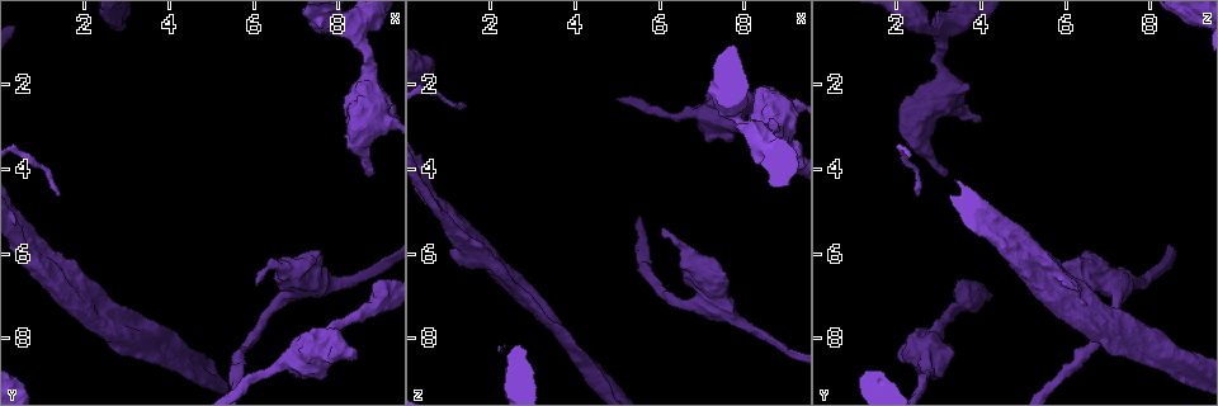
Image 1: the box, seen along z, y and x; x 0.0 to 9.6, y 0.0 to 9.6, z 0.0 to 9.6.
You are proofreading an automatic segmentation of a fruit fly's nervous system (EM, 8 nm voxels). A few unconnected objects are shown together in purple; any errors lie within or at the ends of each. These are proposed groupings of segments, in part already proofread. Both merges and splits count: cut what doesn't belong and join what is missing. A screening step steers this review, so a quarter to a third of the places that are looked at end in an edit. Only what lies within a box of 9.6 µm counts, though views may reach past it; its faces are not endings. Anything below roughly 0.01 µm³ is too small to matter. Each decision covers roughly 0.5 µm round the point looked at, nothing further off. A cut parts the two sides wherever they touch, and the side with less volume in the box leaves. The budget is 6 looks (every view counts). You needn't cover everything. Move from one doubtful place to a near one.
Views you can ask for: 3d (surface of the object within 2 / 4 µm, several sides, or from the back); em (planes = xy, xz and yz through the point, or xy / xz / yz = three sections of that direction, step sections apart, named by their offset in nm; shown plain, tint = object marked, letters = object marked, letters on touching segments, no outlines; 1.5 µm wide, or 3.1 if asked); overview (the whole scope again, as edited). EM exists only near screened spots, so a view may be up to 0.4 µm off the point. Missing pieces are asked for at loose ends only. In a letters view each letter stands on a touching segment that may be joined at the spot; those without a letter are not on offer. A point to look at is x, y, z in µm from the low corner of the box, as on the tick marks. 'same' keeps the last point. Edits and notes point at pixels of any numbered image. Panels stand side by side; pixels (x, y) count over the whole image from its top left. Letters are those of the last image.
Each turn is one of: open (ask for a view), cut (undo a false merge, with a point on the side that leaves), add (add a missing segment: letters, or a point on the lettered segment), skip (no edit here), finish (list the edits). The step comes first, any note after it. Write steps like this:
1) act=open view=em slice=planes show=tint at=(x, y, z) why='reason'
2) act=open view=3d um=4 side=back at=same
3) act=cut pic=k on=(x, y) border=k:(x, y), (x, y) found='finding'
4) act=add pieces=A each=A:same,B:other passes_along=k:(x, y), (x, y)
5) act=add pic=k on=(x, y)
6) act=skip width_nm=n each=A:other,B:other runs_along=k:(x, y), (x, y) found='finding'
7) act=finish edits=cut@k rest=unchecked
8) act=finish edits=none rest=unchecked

act=open view=em slice=xz step=8 show=letters at=(1.05, 6.80, 6.00)

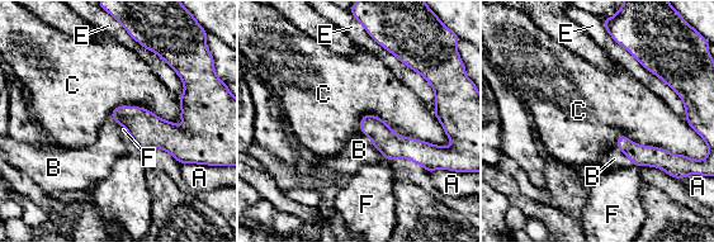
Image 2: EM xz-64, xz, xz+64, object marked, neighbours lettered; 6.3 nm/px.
act=open view=em slice=planes show=letters at=same

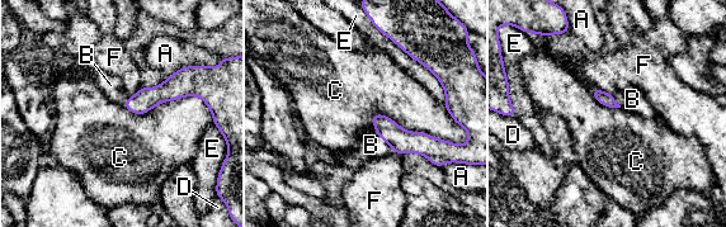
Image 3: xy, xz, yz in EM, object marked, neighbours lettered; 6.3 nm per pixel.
act=add pieces=B longest_contact=E:700nm each=A:other,B:same,C:other,D:other,E:other,F:other passes_along=3:(402, 141), (383, 140), (371, 145) found='it goes on there'

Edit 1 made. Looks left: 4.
act=open view=overview

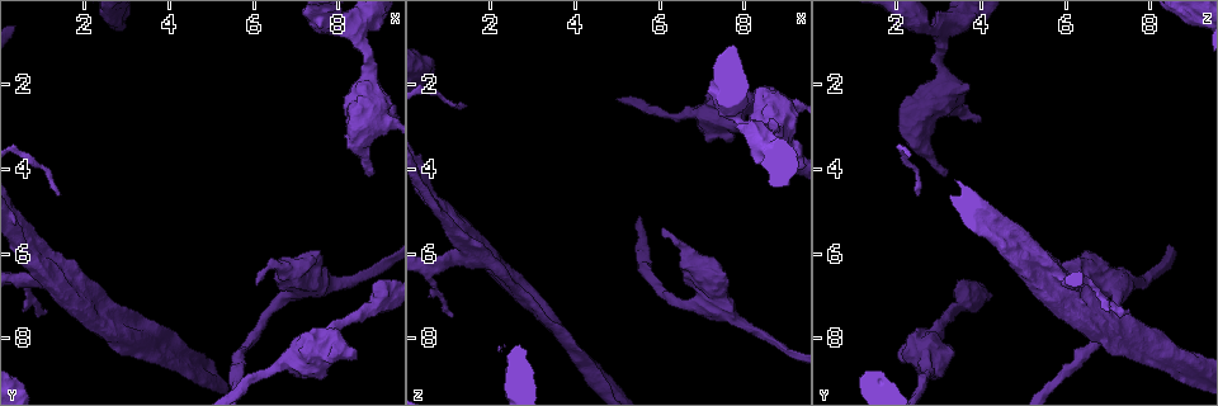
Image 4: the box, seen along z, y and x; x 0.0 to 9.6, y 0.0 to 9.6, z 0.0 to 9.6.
act=open view=3d um=4 side=back at=(2.45, 7.80, 6.60) why='sharp bend'

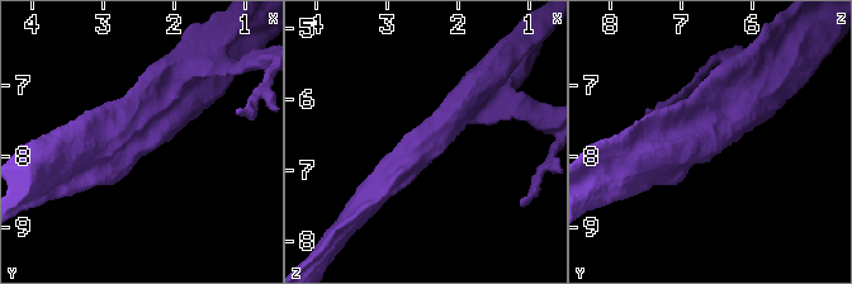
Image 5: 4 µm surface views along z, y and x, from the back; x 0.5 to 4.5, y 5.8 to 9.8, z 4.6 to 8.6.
act=open view=em slice=planes show=letters at=(2.50, 7.75, 6.60) why='need the tissue'

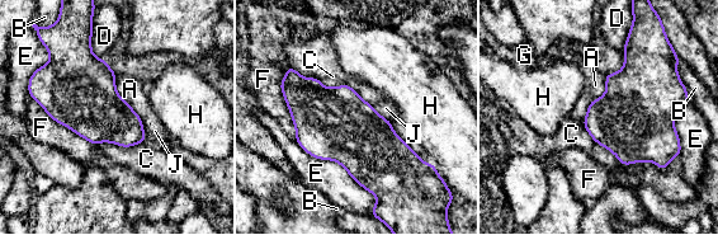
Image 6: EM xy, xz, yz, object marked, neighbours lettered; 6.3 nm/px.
act=skip longest_contact=E:700nm each=A:other,B:other,C:other,D:other,E:other,F:other,G:other,H:other,J:other border=6:(114, 73), (116, 90), (130, 104) found='one neuron here'

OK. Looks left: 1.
act=finish edits=add@3 rest=unchecked

